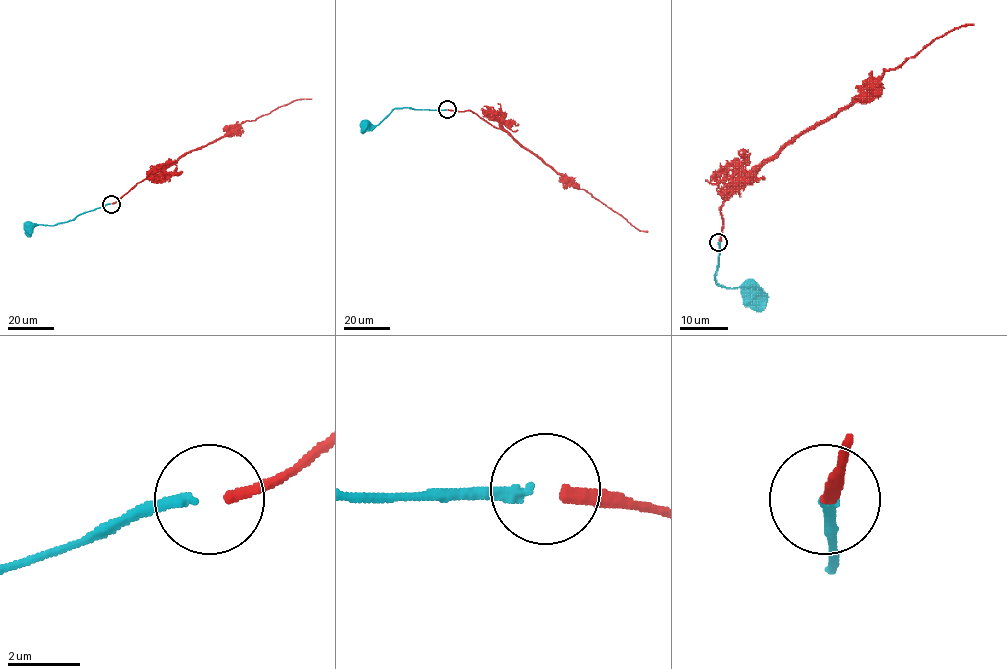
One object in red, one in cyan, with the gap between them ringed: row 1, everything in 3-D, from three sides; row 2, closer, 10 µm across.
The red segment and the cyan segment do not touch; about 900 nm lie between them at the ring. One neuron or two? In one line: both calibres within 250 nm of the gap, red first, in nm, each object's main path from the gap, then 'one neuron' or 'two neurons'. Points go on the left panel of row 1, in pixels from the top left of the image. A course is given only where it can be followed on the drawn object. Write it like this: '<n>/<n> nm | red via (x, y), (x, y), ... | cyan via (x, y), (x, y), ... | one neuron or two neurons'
360/280 nm | red via (112, 204), (187, 152), (226, 136), (241, 123), (255, 120), (297, 100), (311, 99) | cyan via (110, 204), (52, 226), (29, 226) | one neuron

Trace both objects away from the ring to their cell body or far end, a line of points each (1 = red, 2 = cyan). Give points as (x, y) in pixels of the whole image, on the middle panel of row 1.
1: (448, 109), (470, 110), (506, 131), (577, 188), (584, 189), (633, 226), (647, 232)
2: (446, 109), (394, 108), (377, 125), (365, 126)

